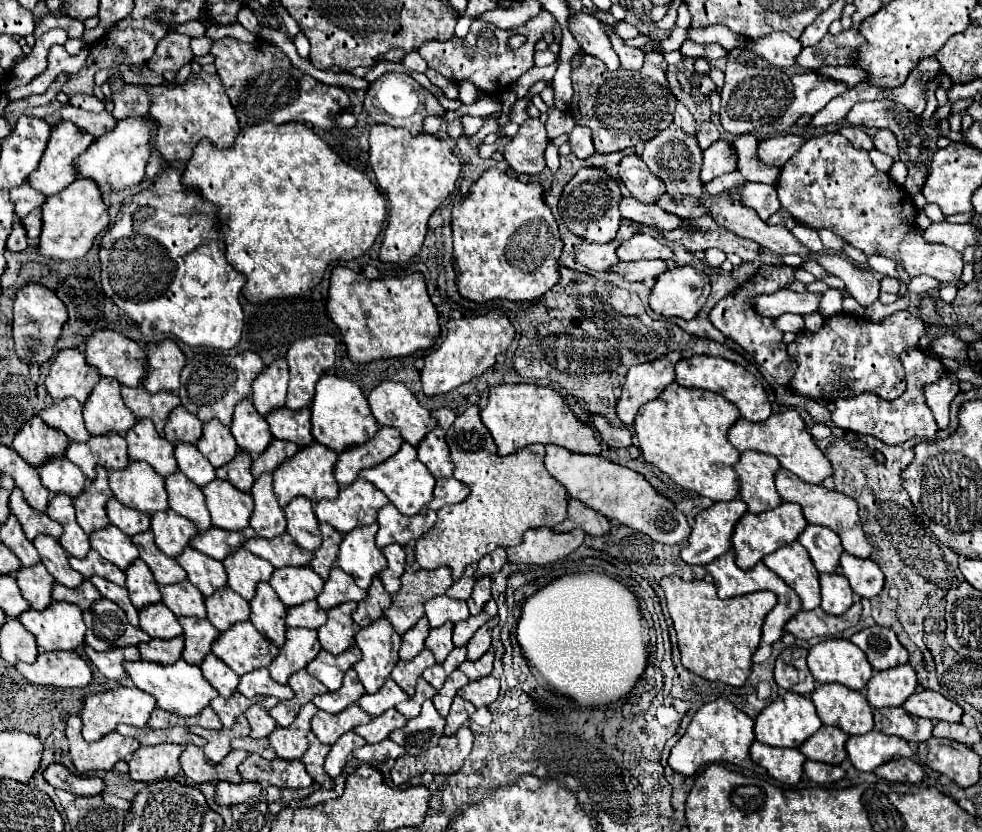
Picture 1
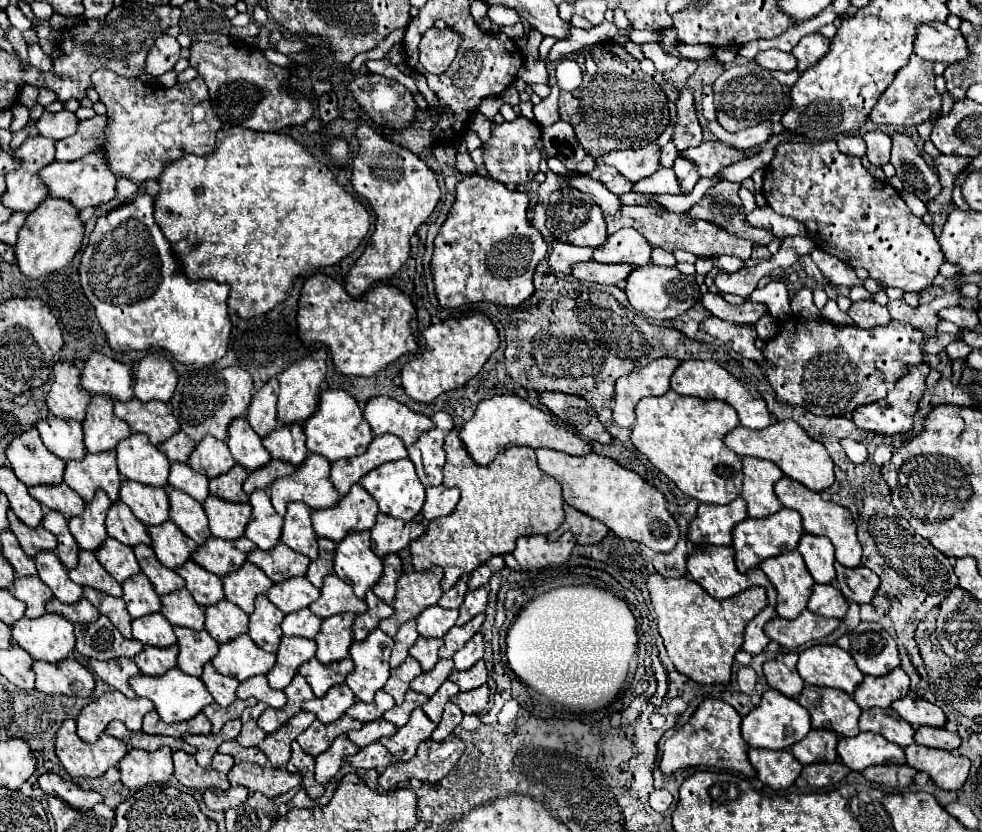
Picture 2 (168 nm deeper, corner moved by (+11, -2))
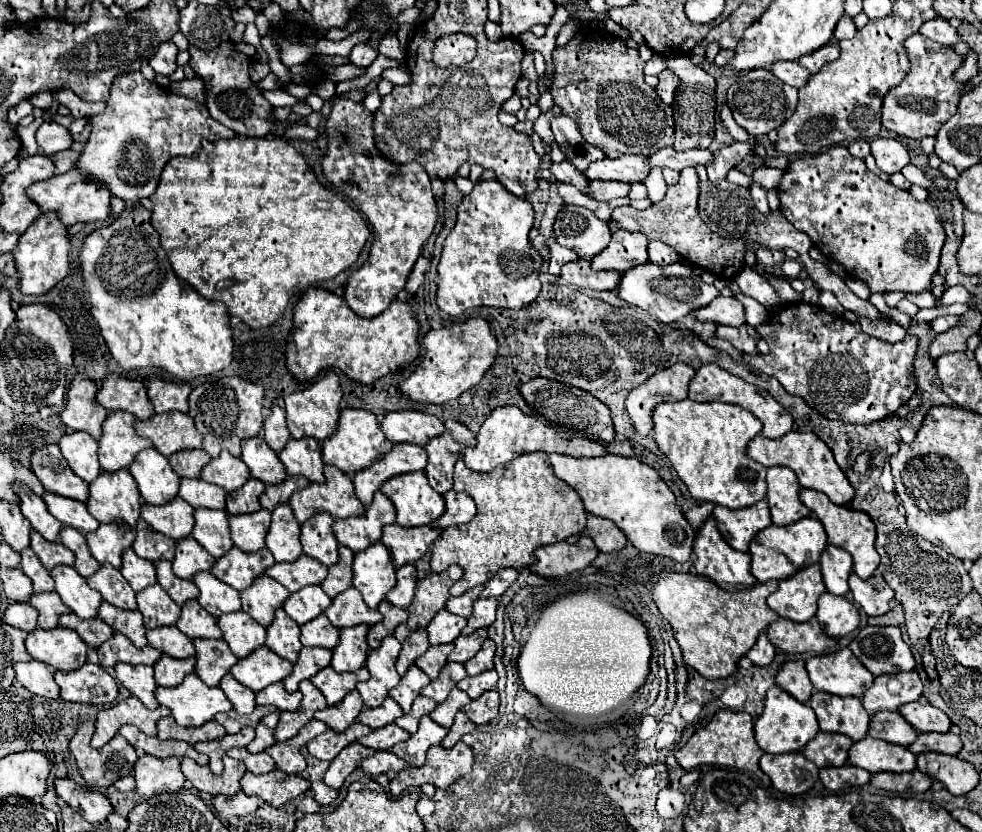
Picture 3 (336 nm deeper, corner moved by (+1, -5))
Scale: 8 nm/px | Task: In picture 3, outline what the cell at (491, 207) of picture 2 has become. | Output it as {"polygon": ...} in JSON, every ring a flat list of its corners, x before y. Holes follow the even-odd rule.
{"polygon":[[479,180,473,192,461,200,457,208,457,224,443,244,441,262,437,266,437,272,441,276,437,288,437,306,449,316,461,316,465,310,477,306,519,310,531,304,541,290,539,268,543,264,541,254,529,240,533,218,533,206,525,198,517,198,515,194,507,192,497,180]]}

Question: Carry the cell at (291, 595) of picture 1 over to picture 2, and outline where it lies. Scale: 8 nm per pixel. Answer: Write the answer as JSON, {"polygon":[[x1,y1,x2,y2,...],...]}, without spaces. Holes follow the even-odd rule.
{"polygon":[[307,577,287,579,285,583,275,583,269,589,269,601,279,607,285,615,309,607,319,597,319,589,311,585]]}

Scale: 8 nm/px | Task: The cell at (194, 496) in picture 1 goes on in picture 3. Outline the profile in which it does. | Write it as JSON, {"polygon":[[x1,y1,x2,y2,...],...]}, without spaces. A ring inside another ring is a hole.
{"polygon":[[195,510,195,526,191,536,215,558,229,552,233,546,229,536,227,512,225,510]]}

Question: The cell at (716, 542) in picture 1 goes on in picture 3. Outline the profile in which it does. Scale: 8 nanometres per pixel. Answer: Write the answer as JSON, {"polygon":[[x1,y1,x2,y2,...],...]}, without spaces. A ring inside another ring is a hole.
{"polygon":[[765,500,749,506,749,508,723,508,715,506,713,508,713,518,717,522,717,528,725,542,735,548,745,552,749,548,749,540,763,528,771,526,771,514,769,506]]}

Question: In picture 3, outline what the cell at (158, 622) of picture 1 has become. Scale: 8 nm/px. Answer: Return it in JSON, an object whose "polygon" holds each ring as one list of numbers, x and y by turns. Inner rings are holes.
{"polygon":[[163,626,155,630,147,630,147,640,149,640,149,646,173,658,187,658,195,654,193,642,177,626]]}

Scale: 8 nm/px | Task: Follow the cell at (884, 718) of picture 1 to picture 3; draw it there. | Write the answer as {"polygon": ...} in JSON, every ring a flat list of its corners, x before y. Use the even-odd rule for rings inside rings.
{"polygon":[[877,712,871,716,869,736,899,746,909,746,917,738,917,730,899,712]]}

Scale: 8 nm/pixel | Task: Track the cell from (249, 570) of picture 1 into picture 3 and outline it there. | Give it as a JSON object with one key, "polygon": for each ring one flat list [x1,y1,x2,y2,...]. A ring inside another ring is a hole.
{"polygon":[[261,574,255,578,255,584,251,584,247,590,241,592,243,610,255,618,261,626,269,626,273,620,273,612,285,602,289,596,289,590,269,578,267,574]]}

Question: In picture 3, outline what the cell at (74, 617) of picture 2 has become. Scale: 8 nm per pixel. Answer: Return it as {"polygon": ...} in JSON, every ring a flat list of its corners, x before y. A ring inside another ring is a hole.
{"polygon":[[63,614,59,618,59,624,65,626,65,628,75,630,91,648,101,646,105,640,109,640,113,636,113,628,107,626,101,618,93,618,91,622,83,622,75,614]]}

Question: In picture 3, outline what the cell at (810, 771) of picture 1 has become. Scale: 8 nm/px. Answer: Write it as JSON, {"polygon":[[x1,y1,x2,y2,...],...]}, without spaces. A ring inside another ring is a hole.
{"polygon":[[843,764,839,768,827,766,827,768,819,770,819,778,829,792,839,792,839,790,847,790,847,788,853,788,853,786,867,784,869,776,871,774,867,770,851,766,851,764]]}

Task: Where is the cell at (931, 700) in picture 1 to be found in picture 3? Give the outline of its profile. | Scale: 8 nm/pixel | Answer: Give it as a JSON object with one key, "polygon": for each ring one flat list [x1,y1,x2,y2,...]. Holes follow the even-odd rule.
{"polygon":[[909,702,903,704,899,712,917,732,949,732,951,728,949,716,931,704]]}

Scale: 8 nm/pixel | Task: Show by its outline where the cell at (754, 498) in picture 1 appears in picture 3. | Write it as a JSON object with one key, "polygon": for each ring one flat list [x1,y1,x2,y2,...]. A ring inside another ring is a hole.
{"polygon":[[771,466,767,468,767,496,765,500,769,502,771,510,771,520,773,524,785,526,793,524,799,518,809,516,809,510,801,504,797,492,799,492,799,482,793,470,785,466]]}

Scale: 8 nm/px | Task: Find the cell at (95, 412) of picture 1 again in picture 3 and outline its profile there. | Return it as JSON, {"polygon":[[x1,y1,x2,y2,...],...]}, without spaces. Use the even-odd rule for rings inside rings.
{"polygon":[[123,410,109,412,103,422,103,434,99,440,99,462,105,472,129,468,135,454,151,448,153,442,143,438,133,428,135,418]]}

